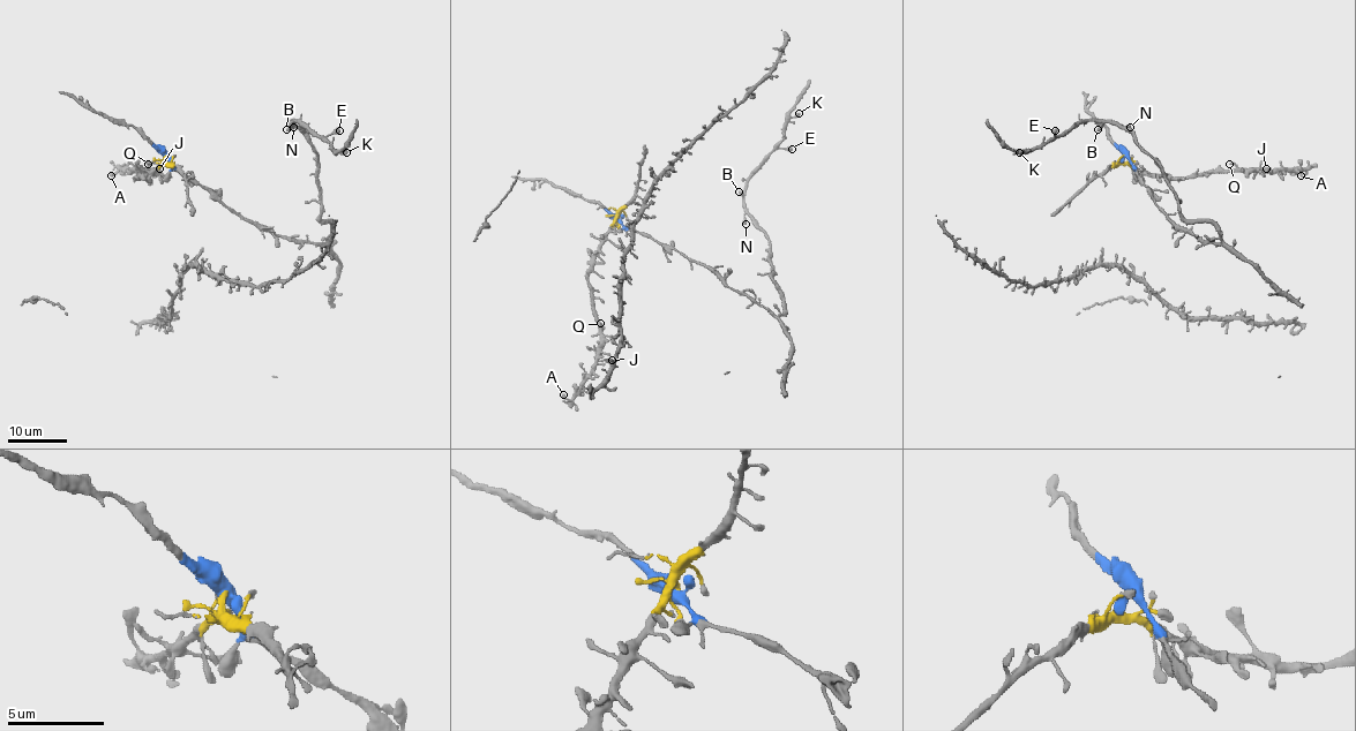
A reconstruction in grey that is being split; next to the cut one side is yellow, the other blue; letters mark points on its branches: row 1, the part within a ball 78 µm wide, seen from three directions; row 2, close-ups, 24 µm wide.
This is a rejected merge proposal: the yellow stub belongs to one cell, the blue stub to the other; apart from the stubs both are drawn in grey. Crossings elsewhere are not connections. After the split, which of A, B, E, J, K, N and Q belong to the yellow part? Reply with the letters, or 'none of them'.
A, J, Q

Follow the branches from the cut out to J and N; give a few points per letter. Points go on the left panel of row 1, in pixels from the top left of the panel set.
J: (165, 155), (150, 173), (136, 178), (142, 172), (159, 168)
N: (165, 155), (241, 216), (283, 236), (323, 242), (330, 224), (320, 215), (317, 152), (293, 127)

